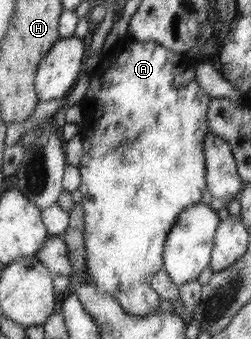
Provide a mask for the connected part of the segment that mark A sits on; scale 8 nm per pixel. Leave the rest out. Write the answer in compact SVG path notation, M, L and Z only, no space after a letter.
M127 38L126 42L124 49L120 49L120 53L109 51L104 55L110 63L103 67L103 74L100 73L93 78L93 86L86 93L84 100L78 104L84 119L79 135L83 142L83 154L78 167L81 173L79 190L82 193L81 205L84 211L84 249L87 267L84 276L88 276L89 281L95 283L100 293L114 298L119 295L119 291L127 291L129 287L149 283L153 279L153 275L163 269L163 249L167 233L172 229L182 211L201 202L202 193L207 189L206 158L203 152L204 139L210 136L210 130L206 124L206 113L208 113L208 103L212 101L211 97L204 95L205 91L200 91L202 89L200 84L194 81L195 68L198 64L196 58L190 58L186 53L173 52L153 41L136 41Z

